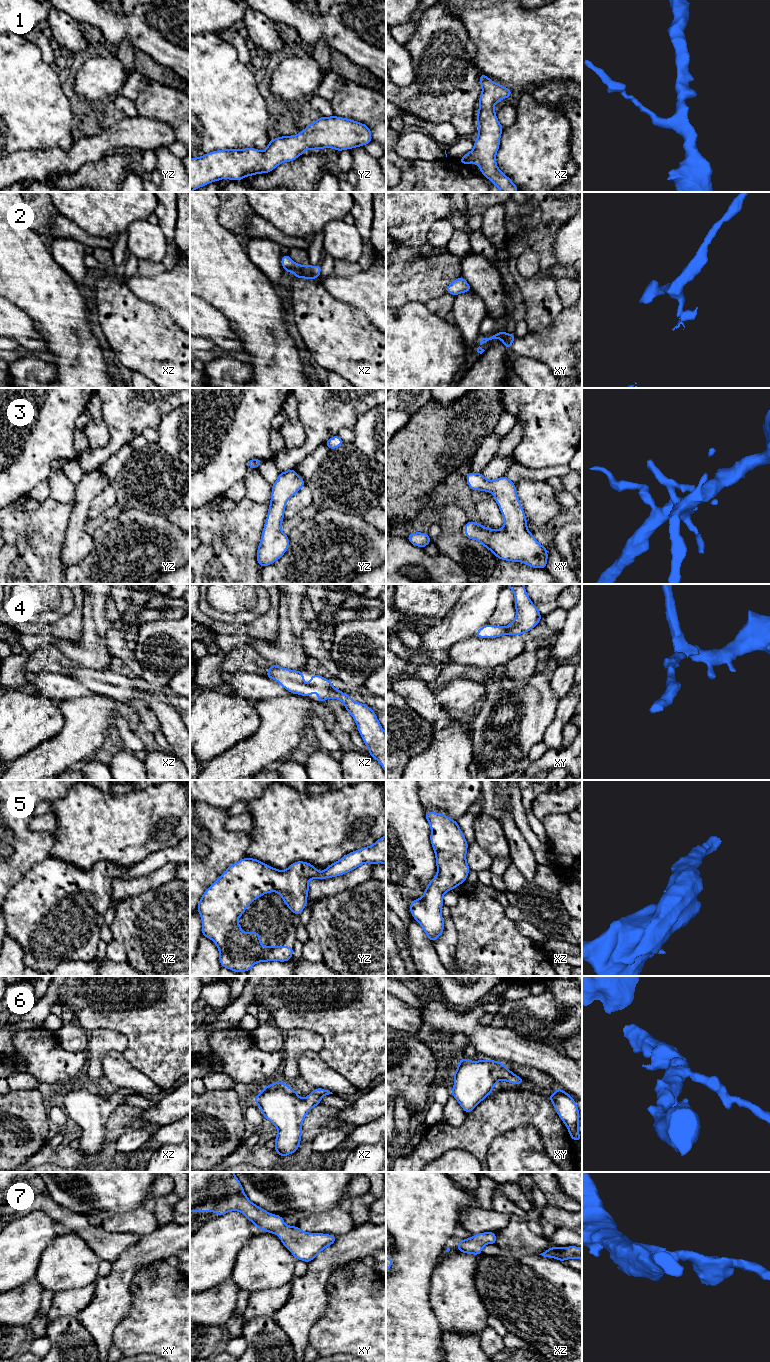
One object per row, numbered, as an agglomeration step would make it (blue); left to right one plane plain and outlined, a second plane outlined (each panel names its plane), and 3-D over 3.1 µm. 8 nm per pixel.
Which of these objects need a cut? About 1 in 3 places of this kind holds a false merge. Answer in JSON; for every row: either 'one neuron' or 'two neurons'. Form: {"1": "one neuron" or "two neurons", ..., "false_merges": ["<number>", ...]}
{"1": "one neuron", "2": "two neurons", "3": "one neuron", "4": "one neuron", "5": "one neuron", "6": "one neuron", "7": "one neuron", "false_merges": ["2"]}

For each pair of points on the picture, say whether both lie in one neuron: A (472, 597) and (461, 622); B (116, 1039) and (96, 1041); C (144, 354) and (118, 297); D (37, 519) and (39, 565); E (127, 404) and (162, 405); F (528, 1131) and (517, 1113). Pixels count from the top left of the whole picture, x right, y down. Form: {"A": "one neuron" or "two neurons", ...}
{"A": "one neuron", "B": "one neuron", "C": "one neuron", "D": "one neuron", "E": "one neuron", "F": "two neurons"}

